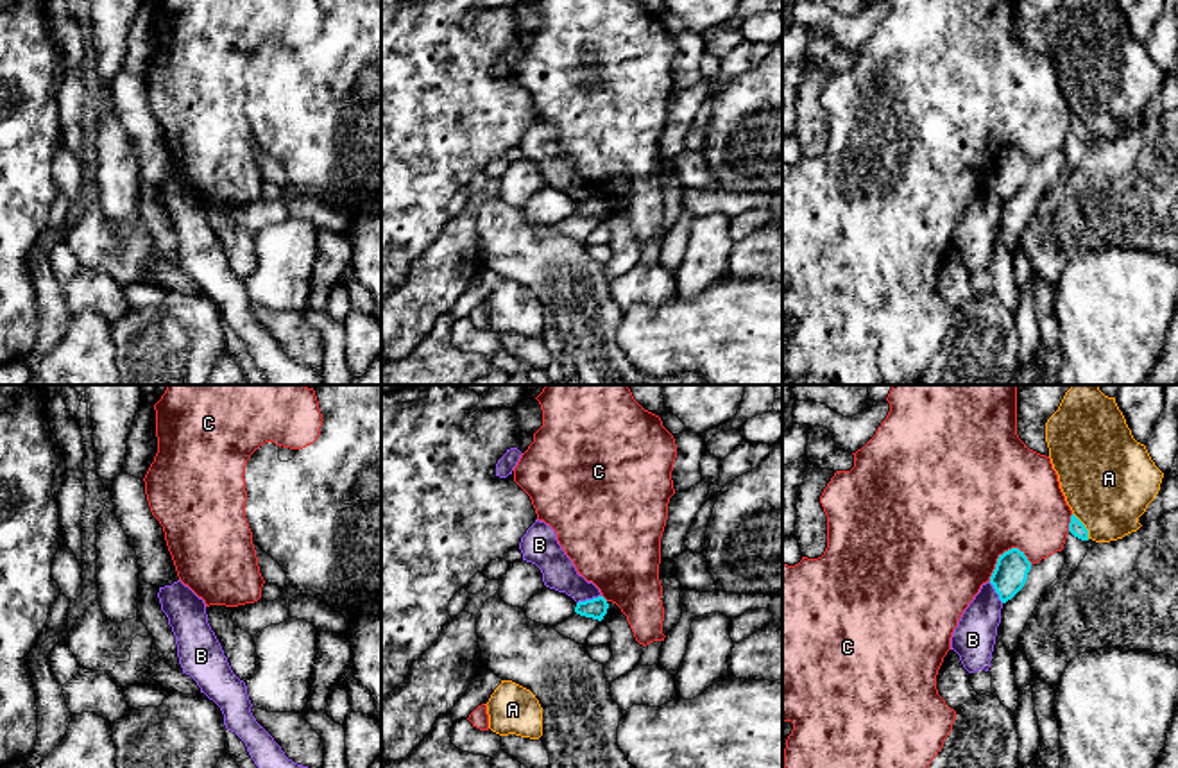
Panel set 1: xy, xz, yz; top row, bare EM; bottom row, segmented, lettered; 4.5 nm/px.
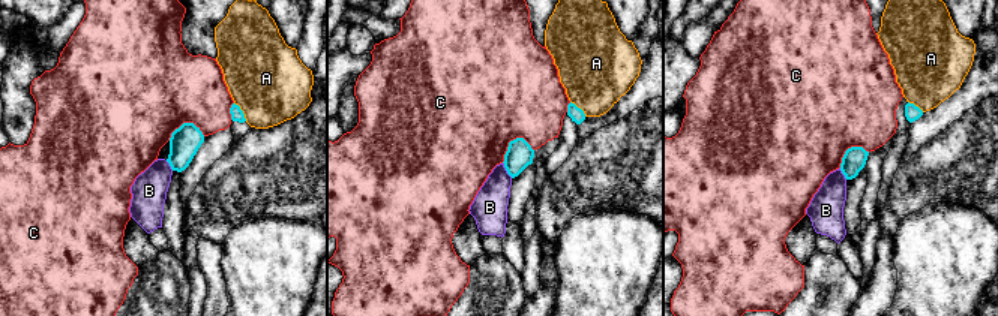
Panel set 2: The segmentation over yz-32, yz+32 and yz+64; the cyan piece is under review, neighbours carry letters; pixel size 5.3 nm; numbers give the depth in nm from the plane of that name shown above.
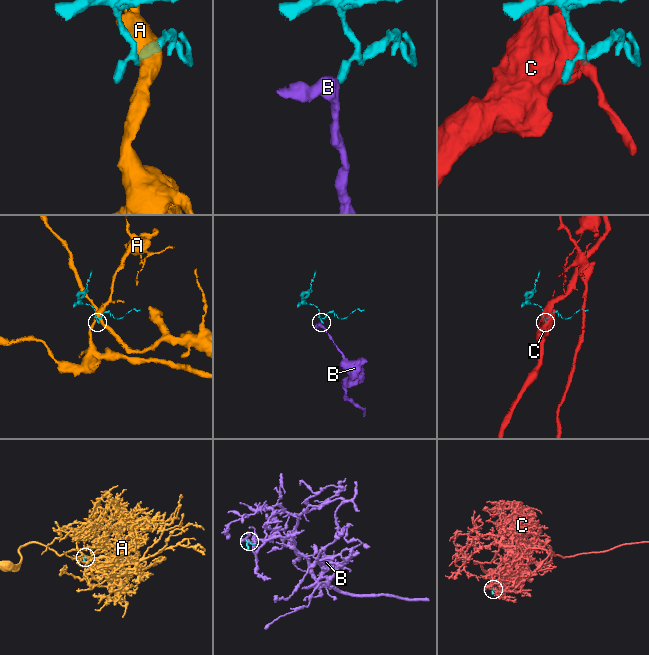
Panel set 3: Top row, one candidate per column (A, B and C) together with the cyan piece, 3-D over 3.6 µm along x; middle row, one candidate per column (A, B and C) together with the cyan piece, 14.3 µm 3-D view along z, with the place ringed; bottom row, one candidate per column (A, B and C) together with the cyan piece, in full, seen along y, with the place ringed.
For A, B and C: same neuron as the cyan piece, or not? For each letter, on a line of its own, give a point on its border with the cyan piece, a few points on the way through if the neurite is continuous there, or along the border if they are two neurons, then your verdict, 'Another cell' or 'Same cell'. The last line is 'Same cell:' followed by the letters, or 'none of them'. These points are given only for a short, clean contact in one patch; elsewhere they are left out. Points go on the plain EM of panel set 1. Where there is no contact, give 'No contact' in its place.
A: Touches cyan at yz (1084, 124). Another cell
B: Touches cyan at xz (588, 199). Boundary: xz (600, 194), (577, 203). Another cell
C: Touches cyan at yz (1003, 153). Another cell
Same cell: none of them

